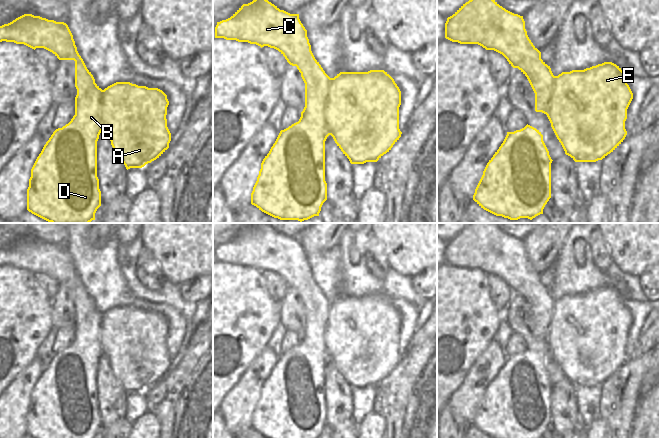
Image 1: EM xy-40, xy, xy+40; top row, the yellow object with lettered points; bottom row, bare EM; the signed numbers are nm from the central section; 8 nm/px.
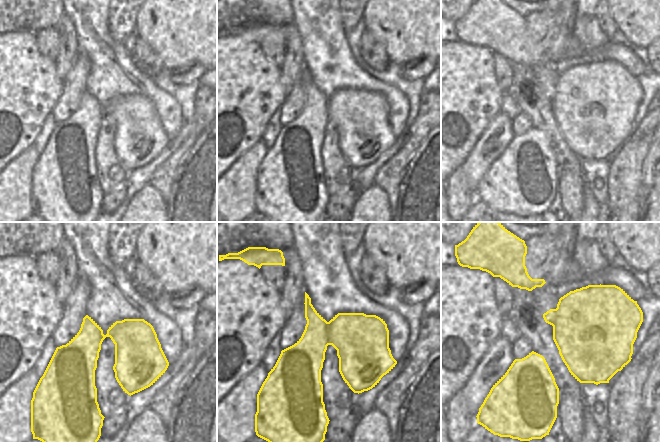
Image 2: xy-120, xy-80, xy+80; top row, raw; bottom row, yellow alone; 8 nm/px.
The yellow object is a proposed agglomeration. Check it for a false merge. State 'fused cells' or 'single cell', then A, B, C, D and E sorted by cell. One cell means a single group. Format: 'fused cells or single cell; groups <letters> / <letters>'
single cell; groups A B C D E

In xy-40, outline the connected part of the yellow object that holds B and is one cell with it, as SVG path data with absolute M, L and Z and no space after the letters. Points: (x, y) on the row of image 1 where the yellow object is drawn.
M24 14L8 24L0 26L0 42L24 44L32 49L44 48L52 52L59 60L75 61L75 115L62 128L56 129L37 157L29 179L27 189L27 210L51 223L90 223L101 206L101 191L97 177L97 141L102 130L108 135L113 151L126 169L142 168L159 158L168 148L171 133L167 127L167 95L158 88L138 86L130 82L116 82L104 90L96 83L77 51L73 35L64 22L48 20L32 14Z

